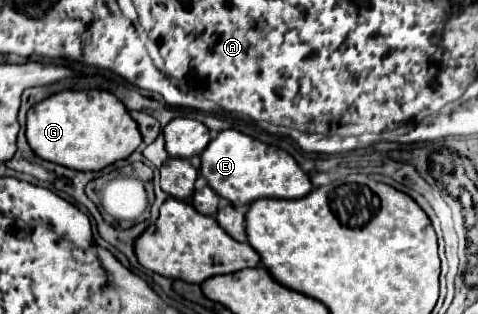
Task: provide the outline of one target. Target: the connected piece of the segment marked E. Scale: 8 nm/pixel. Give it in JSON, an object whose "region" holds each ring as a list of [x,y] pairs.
{"region":[[[235,129],[221,131],[201,153],[201,175],[211,189],[229,199],[235,207],[253,203],[255,199],[301,199],[313,185],[309,175],[297,165],[297,161],[275,145],[265,145]]]}

